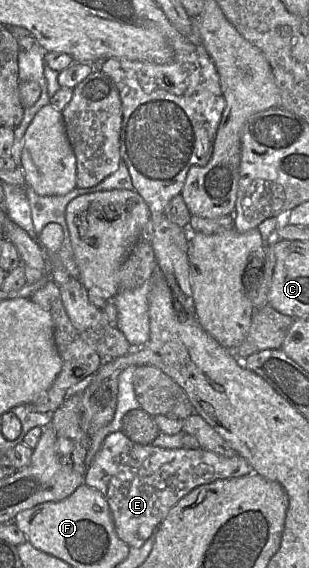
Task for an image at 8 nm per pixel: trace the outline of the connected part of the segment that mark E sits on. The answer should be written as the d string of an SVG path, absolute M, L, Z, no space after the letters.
M117 431L104 439L83 483L97 489L106 499L118 537L130 548L140 548L155 534L170 509L194 488L250 473L253 473L252 466L238 454L225 457L203 448L165 449L152 444L140 445Z

